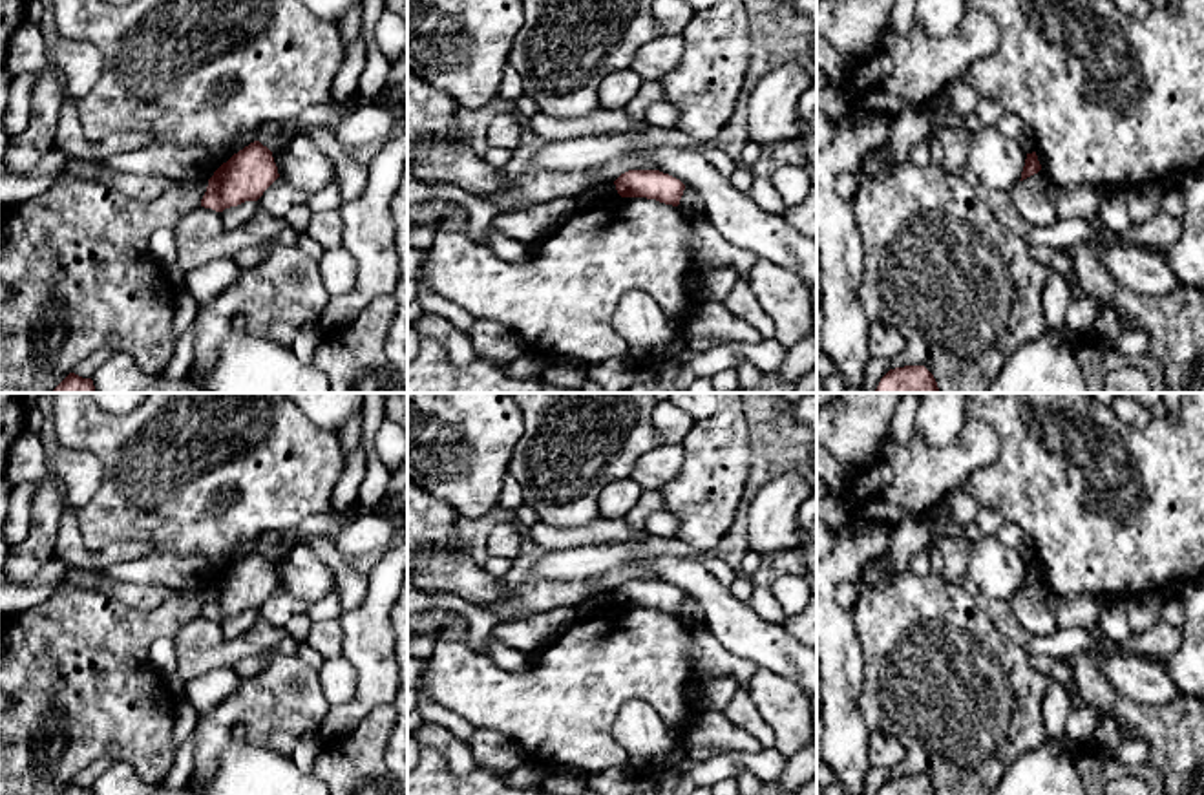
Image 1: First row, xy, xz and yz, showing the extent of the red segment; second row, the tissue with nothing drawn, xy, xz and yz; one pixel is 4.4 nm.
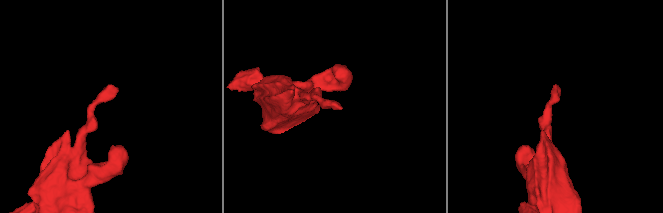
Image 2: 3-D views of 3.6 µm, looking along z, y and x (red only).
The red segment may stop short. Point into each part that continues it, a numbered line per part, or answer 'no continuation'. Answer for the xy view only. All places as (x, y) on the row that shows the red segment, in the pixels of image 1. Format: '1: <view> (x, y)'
no continuation

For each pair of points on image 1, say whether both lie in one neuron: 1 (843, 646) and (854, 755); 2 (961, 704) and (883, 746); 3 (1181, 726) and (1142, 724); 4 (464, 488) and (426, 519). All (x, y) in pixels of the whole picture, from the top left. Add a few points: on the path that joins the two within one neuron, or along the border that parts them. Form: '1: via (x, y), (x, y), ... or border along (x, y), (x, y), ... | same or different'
1: via (843, 673), (843, 728) | same
2: border along (870, 730), (901, 744), (896, 766) | different
3: via (1172, 726), (1151, 724) | same
4: border along (426, 490), (455, 514) | different

